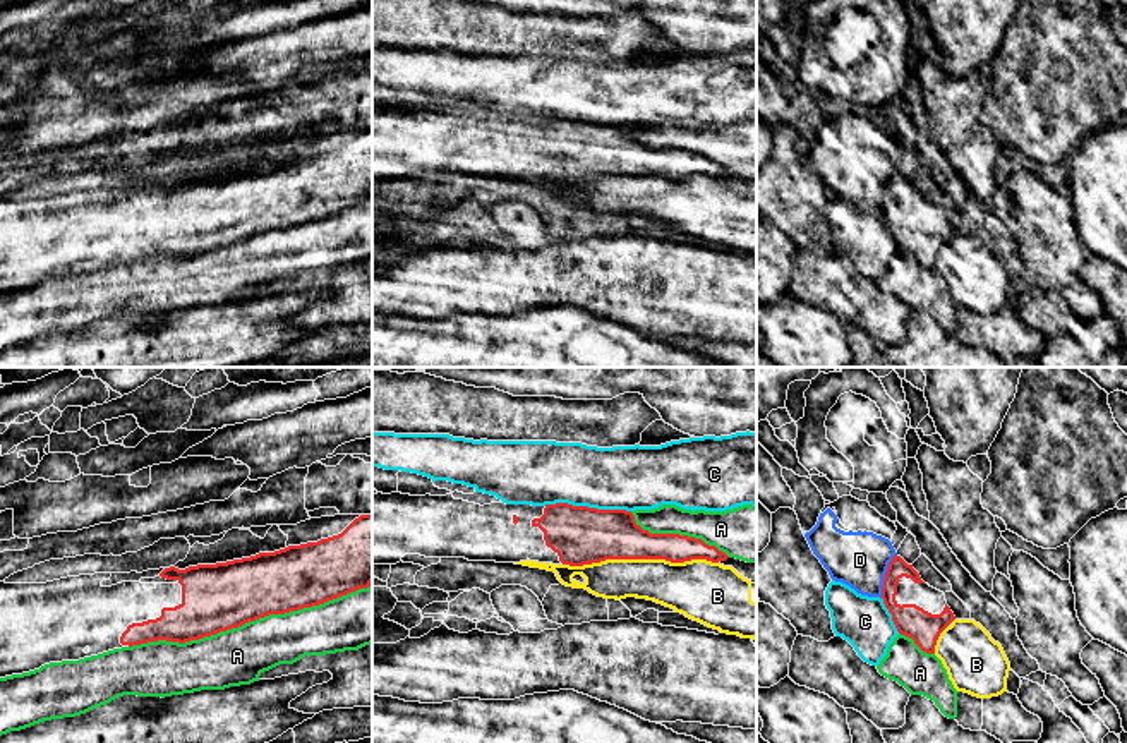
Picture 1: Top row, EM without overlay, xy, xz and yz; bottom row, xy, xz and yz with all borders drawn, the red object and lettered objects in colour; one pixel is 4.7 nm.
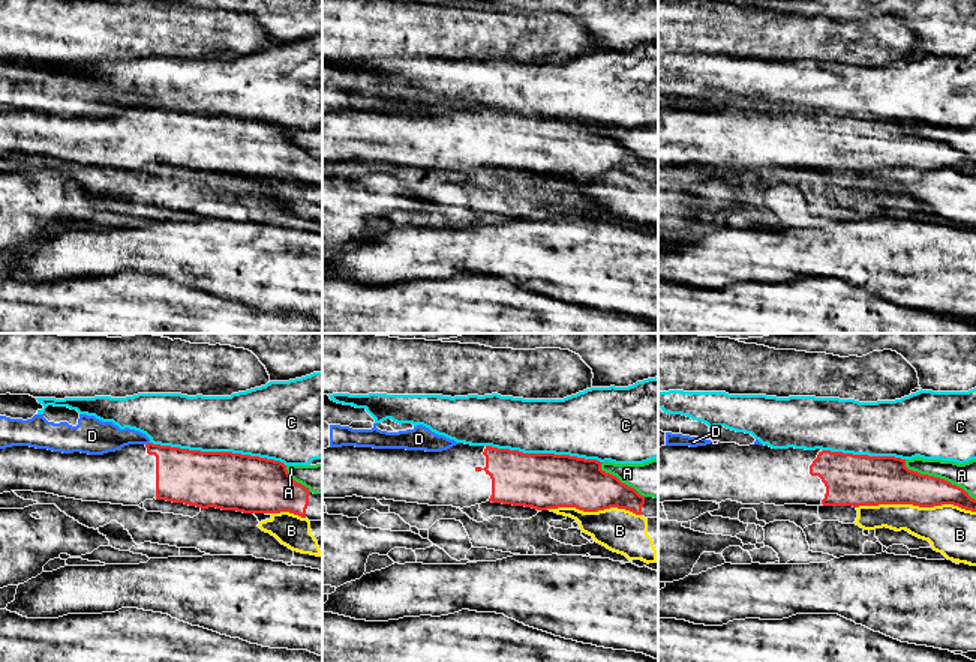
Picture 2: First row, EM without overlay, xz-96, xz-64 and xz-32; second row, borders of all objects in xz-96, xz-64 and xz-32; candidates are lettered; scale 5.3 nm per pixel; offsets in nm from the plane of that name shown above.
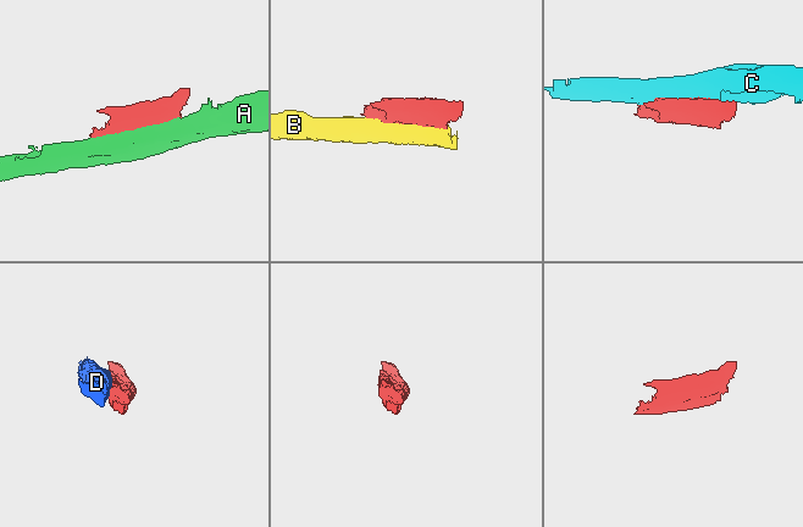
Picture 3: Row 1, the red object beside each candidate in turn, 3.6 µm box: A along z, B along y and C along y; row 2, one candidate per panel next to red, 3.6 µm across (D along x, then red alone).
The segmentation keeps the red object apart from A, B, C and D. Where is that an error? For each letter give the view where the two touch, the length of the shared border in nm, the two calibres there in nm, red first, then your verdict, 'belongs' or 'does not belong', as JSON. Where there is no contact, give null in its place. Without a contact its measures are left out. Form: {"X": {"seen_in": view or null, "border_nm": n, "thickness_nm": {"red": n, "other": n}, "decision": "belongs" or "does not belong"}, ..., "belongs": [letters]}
{"A": {"seen_in": "xy", "border_nm": 1150, "thickness_nm": {"red": 320, "other": 260}, "decision": "does not belong"}, "B": {"seen_in": "xz", "border_nm": 750, "thickness_nm": {"red": 260, "other": 240}, "decision": "does not belong"}, "C": {"seen_in": "xz", "border_nm": 400, "thickness_nm": {"red": 280, "other": 300}, "decision": "does not belong"}, "D": {"seen_in": "yz", "border_nm": 220, "thickness_nm": {"red": 150, "other": 260}, "decision": "does not belong"}, "belongs": []}

